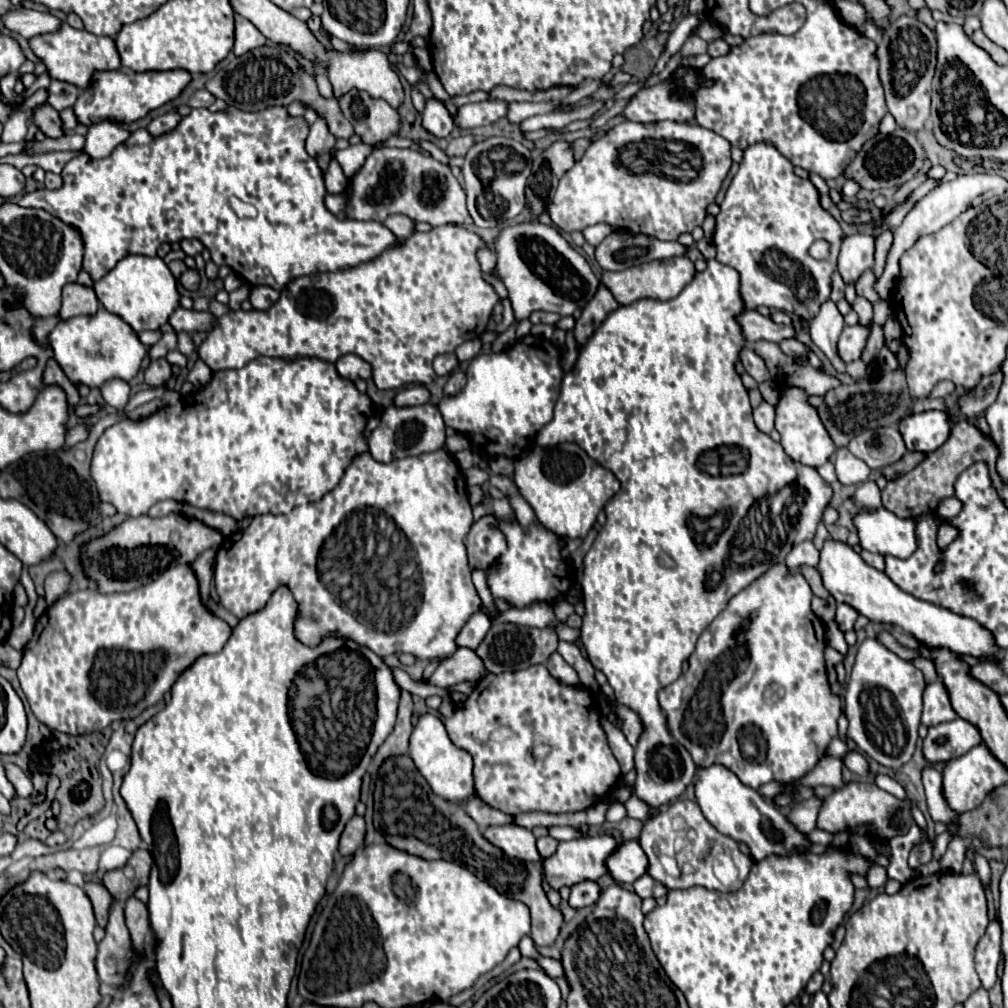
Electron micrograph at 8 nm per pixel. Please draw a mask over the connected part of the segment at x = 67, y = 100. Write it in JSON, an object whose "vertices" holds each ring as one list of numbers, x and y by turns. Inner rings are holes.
{"vertices":[[50,80,50,86,46,90,48,90,46,104,56,108,58,112,64,108,70,108,80,94,80,90,74,84,64,84,60,80]]}

